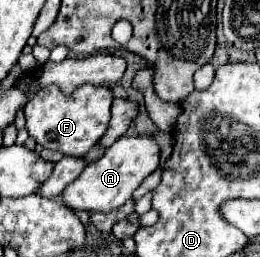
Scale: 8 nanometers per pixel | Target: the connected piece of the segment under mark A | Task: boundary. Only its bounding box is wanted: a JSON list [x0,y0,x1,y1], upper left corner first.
[60,137,160,211]

